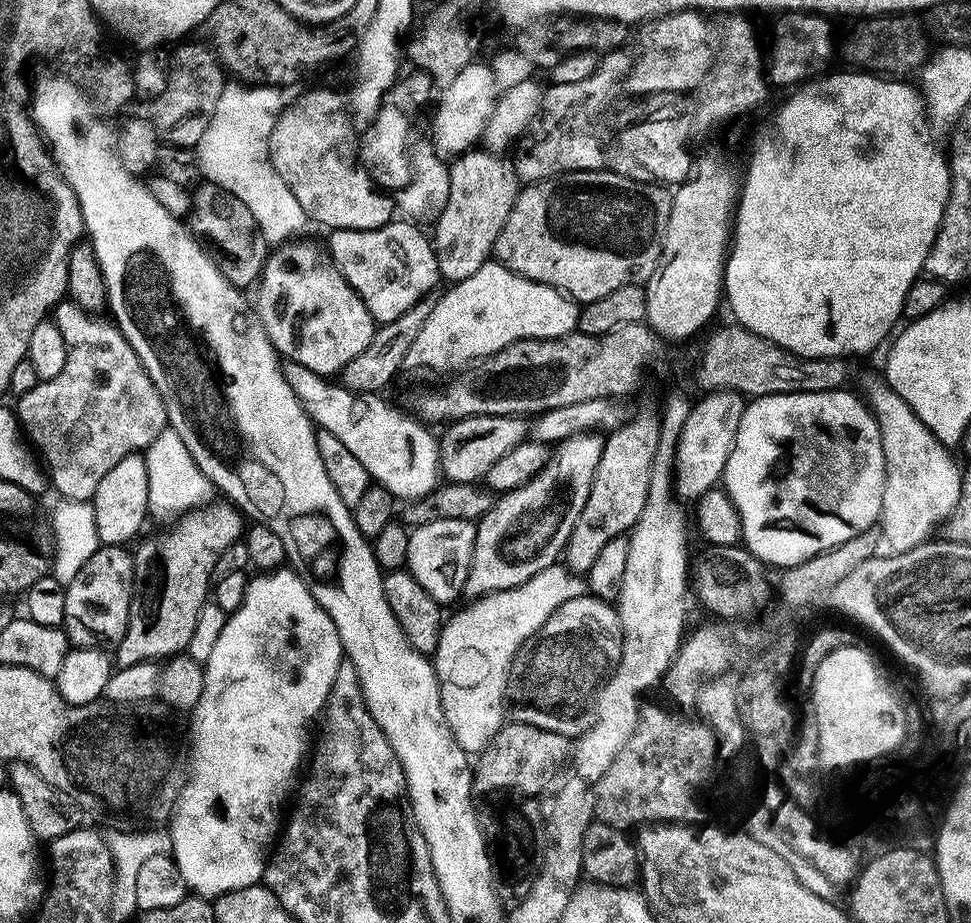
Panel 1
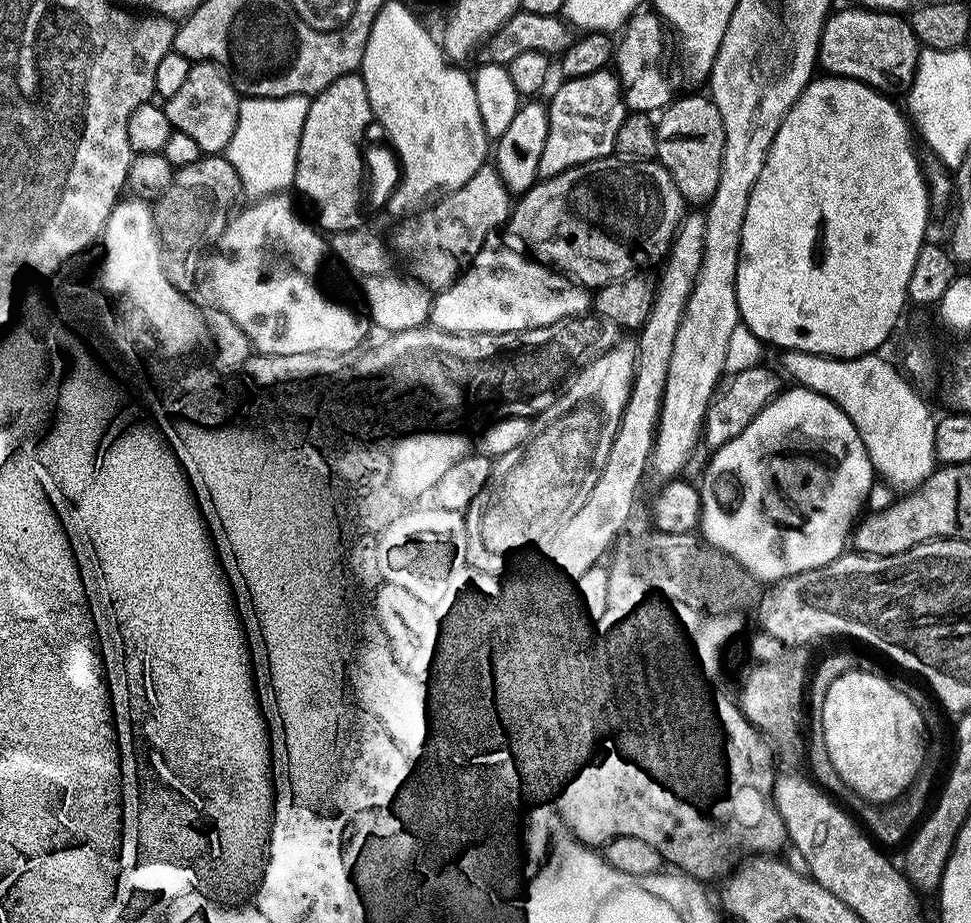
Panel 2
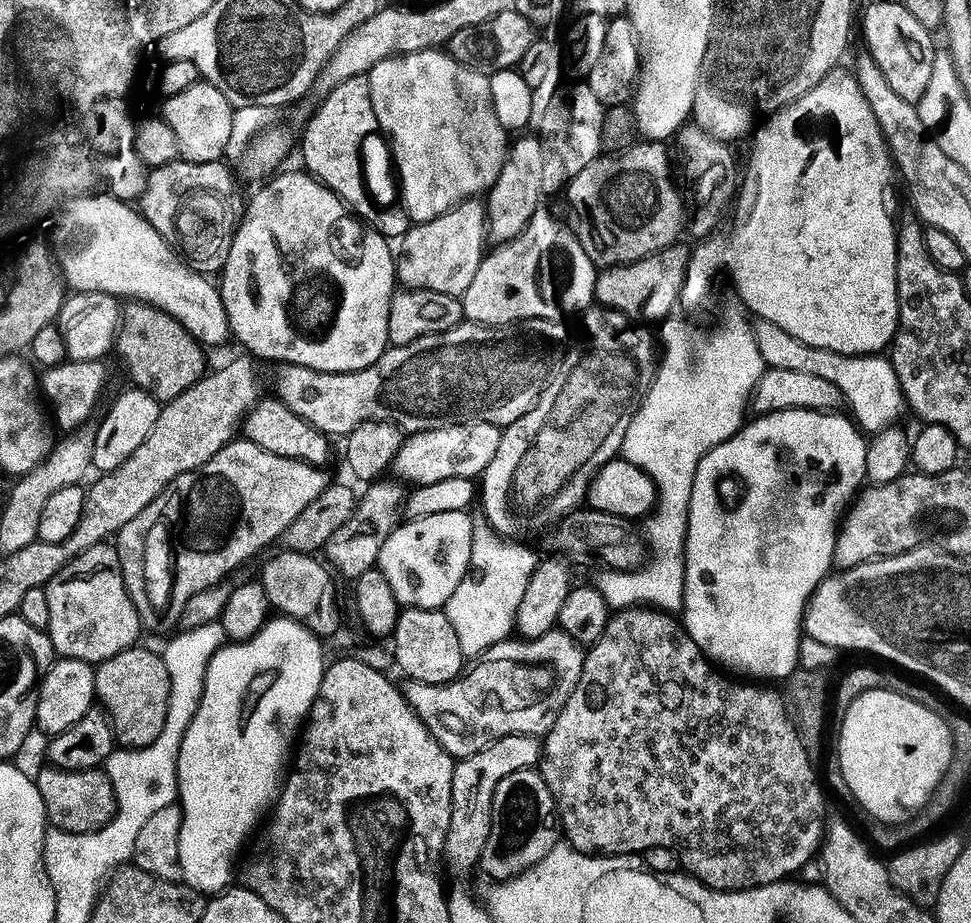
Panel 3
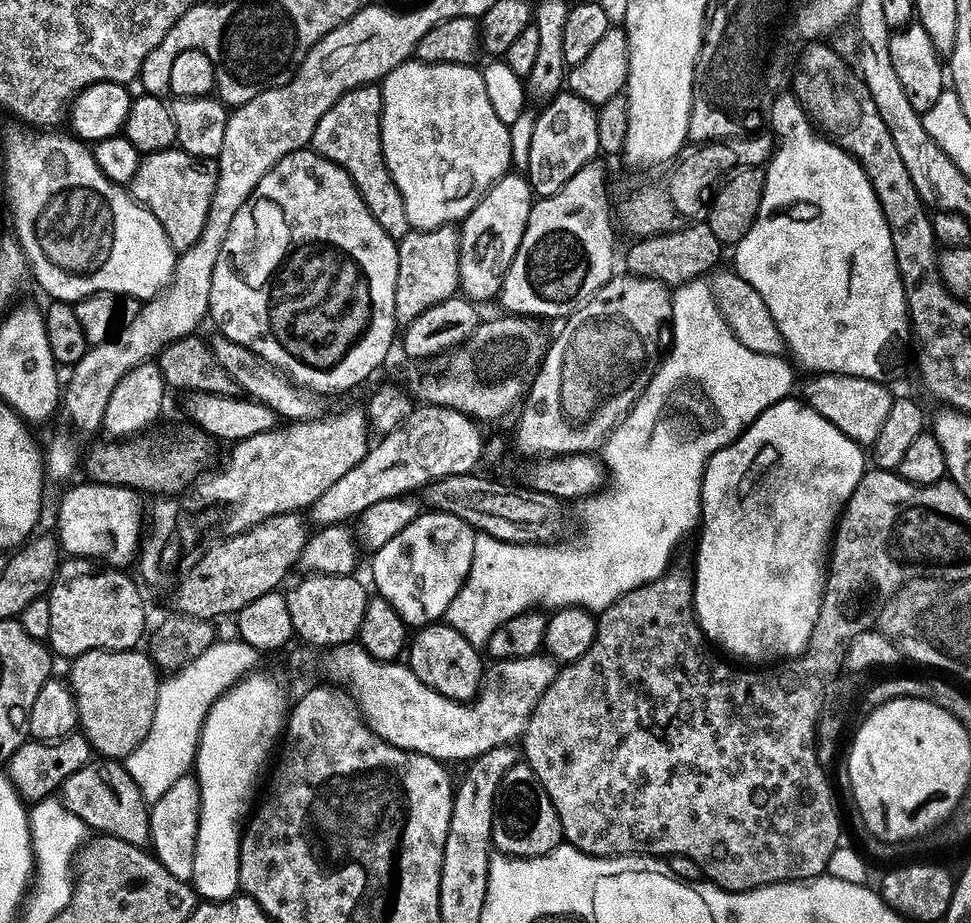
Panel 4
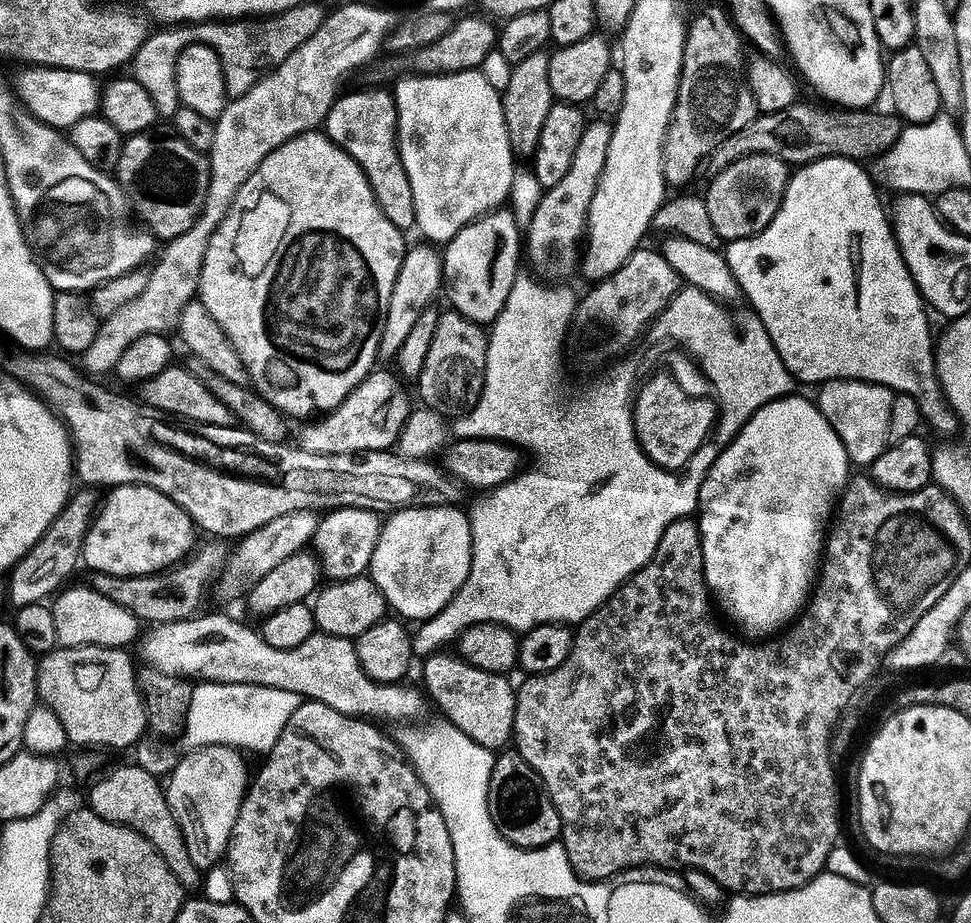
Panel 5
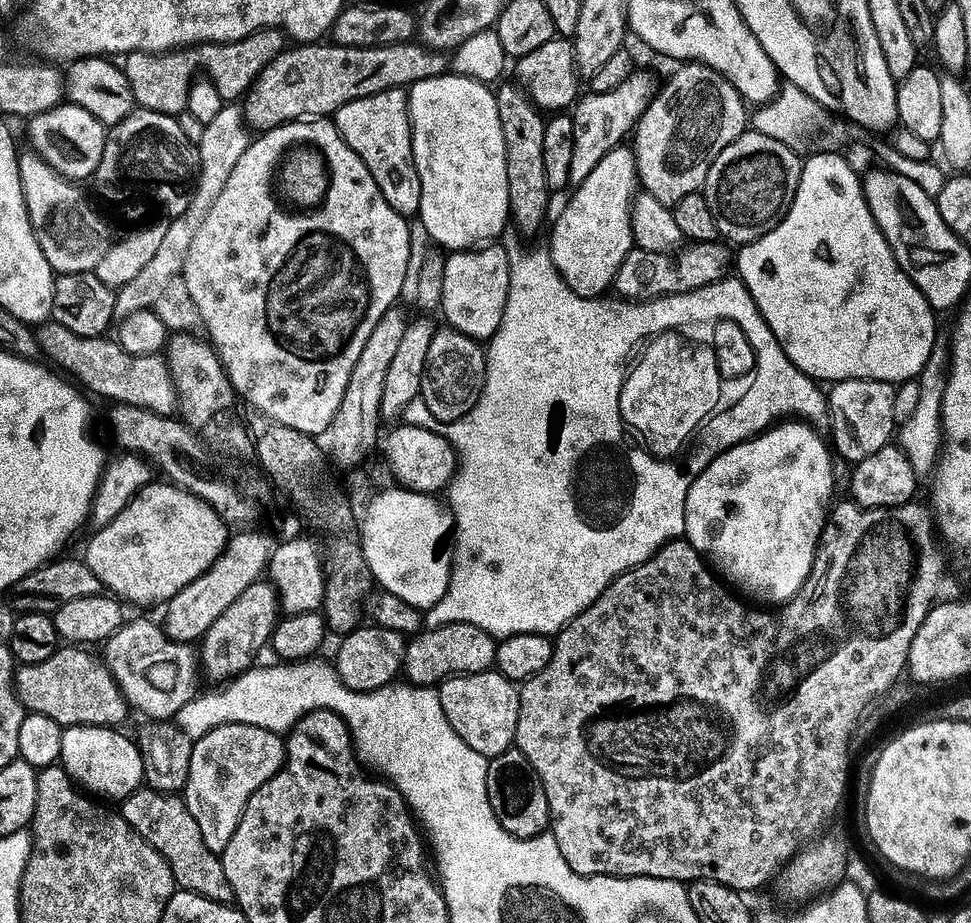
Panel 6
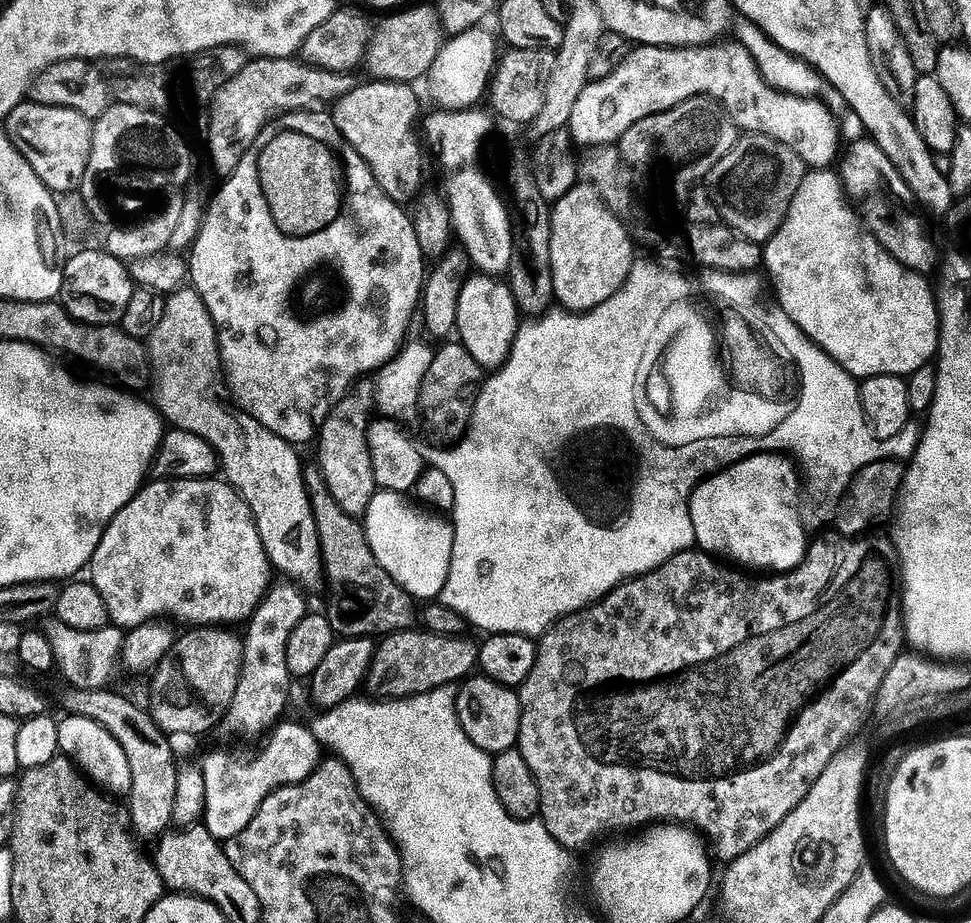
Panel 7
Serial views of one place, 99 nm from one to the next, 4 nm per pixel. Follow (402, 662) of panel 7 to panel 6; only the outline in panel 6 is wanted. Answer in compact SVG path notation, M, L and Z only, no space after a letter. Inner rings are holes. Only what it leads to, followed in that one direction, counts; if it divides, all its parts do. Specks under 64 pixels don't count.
M441 624L407 641L403 675L416 686L439 686L450 676L490 672L496 666L497 637L469 624Z

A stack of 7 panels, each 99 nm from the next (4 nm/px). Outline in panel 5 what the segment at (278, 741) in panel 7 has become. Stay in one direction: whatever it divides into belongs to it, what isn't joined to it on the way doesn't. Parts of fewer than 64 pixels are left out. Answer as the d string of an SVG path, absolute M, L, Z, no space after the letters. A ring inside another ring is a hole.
M226 745L197 748L187 755L176 769L171 769L172 777L166 780L168 805L184 832L190 862L196 868L210 870L227 857L228 843L250 783L250 771L244 756Z

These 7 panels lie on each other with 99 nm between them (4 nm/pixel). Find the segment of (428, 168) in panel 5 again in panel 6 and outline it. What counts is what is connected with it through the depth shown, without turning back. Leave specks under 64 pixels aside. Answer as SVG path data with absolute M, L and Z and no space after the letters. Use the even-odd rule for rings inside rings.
M445 74L438 78L430 78L426 82L413 84L408 92L408 109L412 123L412 145L414 146L414 162L418 166L418 178L422 178L422 206L420 207L419 223L424 223L430 239L434 240L441 249L449 253L467 252L491 245L499 241L504 227L509 226L512 207L510 206L510 182L506 182L506 138L502 138L502 118L498 118L498 102L496 92L489 85L479 84L465 76Z

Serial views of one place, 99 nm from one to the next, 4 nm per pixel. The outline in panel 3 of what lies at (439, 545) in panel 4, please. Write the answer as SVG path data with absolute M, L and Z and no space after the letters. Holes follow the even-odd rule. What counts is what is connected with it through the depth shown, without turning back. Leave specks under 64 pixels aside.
M468 512L434 514L430 518L404 522L382 546L379 570L390 582L397 602L404 608L431 612L447 609L450 598L464 584L472 566L472 520Z

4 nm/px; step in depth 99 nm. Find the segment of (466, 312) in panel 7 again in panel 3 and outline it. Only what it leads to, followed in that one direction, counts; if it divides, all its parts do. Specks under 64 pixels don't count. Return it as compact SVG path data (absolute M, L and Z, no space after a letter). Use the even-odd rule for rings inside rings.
M535 135L523 136L519 137L521 140L516 145L513 143L507 149L504 165L500 167L500 172L486 196L489 241L496 246L508 244L509 241L520 236L536 213L541 211L540 199L545 199L546 196L542 186L540 141Z

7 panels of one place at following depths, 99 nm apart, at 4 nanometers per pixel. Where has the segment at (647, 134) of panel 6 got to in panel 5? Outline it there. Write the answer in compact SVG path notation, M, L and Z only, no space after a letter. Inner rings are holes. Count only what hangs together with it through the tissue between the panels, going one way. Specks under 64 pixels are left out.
M723 7L704 12L696 21L691 21L688 39L684 46L684 65L680 75L680 89L676 99L676 109L670 122L668 137L664 143L664 183L673 189L684 190L696 176L696 171L714 154L728 138L739 131L746 130L756 119L758 109L756 99L746 79L746 60L744 64L746 41L740 29L730 19Z

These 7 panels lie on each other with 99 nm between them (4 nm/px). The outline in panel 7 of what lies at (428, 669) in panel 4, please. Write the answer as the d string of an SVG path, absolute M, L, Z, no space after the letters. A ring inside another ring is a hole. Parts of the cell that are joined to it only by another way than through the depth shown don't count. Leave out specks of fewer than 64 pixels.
M483 674L473 675L456 689L456 712L466 738L470 738L478 750L495 754L519 745L522 706L517 689L502 686Z

